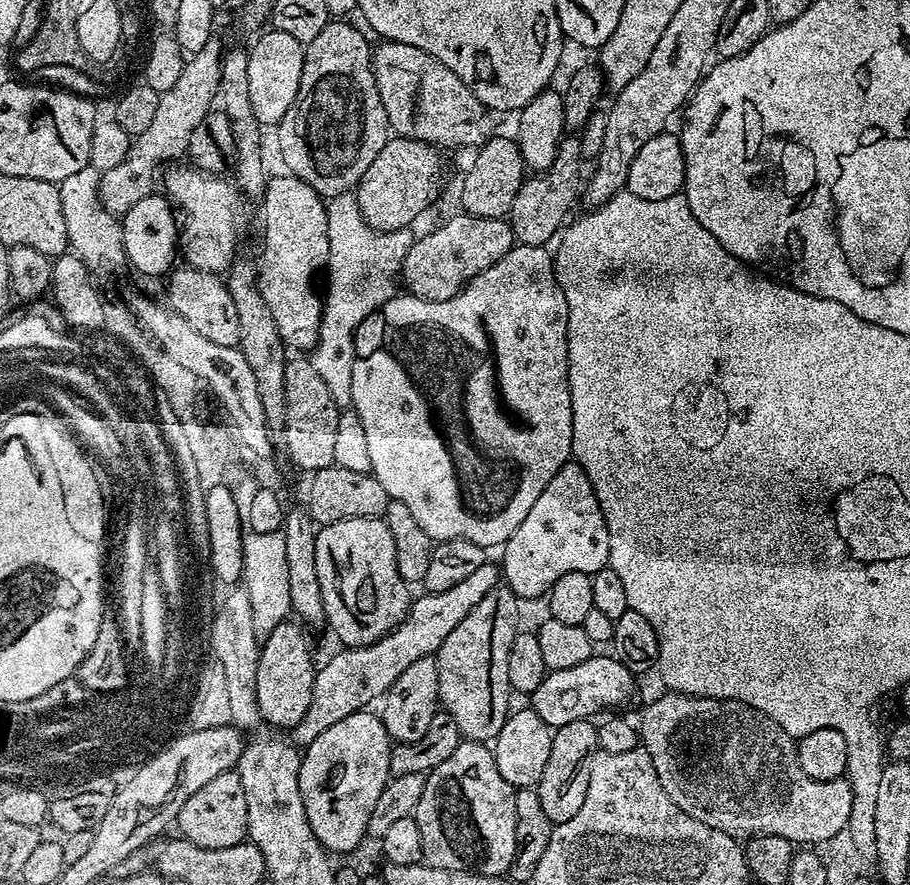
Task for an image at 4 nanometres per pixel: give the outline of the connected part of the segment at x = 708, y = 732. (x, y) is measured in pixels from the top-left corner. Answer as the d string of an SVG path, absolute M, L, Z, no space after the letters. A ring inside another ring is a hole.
M668 692L663 695L658 697L657 700L650 701L645 706L640 720L638 719L640 742L650 754L650 762L654 762L654 770L658 774L658 782L662 782L662 790L666 790L666 794L670 794L670 802L674 802L674 806L678 806L683 812L690 814L690 818L694 818L714 830L722 830L728 836L739 837L741 835L740 828L745 828L748 834L762 832L778 834L789 840L793 846L820 846L816 844L824 844L827 840L834 839L839 832L841 835L847 829L850 806L852 805L852 791L847 779L815 780L809 776L805 777L798 766L798 758L796 757L797 741L790 734L786 734L786 730L782 730L782 726L778 726L778 722L774 722L774 718L766 718L766 714L754 710L754 706L746 706L737 700L682 696L679 692Z

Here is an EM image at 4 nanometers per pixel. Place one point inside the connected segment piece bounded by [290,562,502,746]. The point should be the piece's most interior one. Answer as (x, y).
(351, 680)

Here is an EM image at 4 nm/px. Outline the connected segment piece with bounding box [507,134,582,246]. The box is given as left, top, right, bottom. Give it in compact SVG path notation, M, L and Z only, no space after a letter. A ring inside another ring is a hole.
M572 134L565 135L558 146L558 154L554 154L554 162L550 162L547 172L543 173L541 180L544 181L541 184L525 182L514 198L514 206L508 212L507 219L511 223L516 244L547 245L547 240L552 235L555 237L565 227L569 219L568 211L575 206L576 200L578 204L582 196L580 164L582 165L582 157L579 139Z

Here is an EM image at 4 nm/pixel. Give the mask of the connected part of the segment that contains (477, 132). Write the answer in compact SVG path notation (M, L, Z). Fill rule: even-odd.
M393 40L380 42L380 45L377 43L372 54L372 73L380 91L382 106L386 106L391 131L396 136L421 140L441 150L472 150L486 143L488 137L493 135L493 117L489 109L474 98L466 82L462 82L450 66L442 66L442 62L426 54L426 50Z

